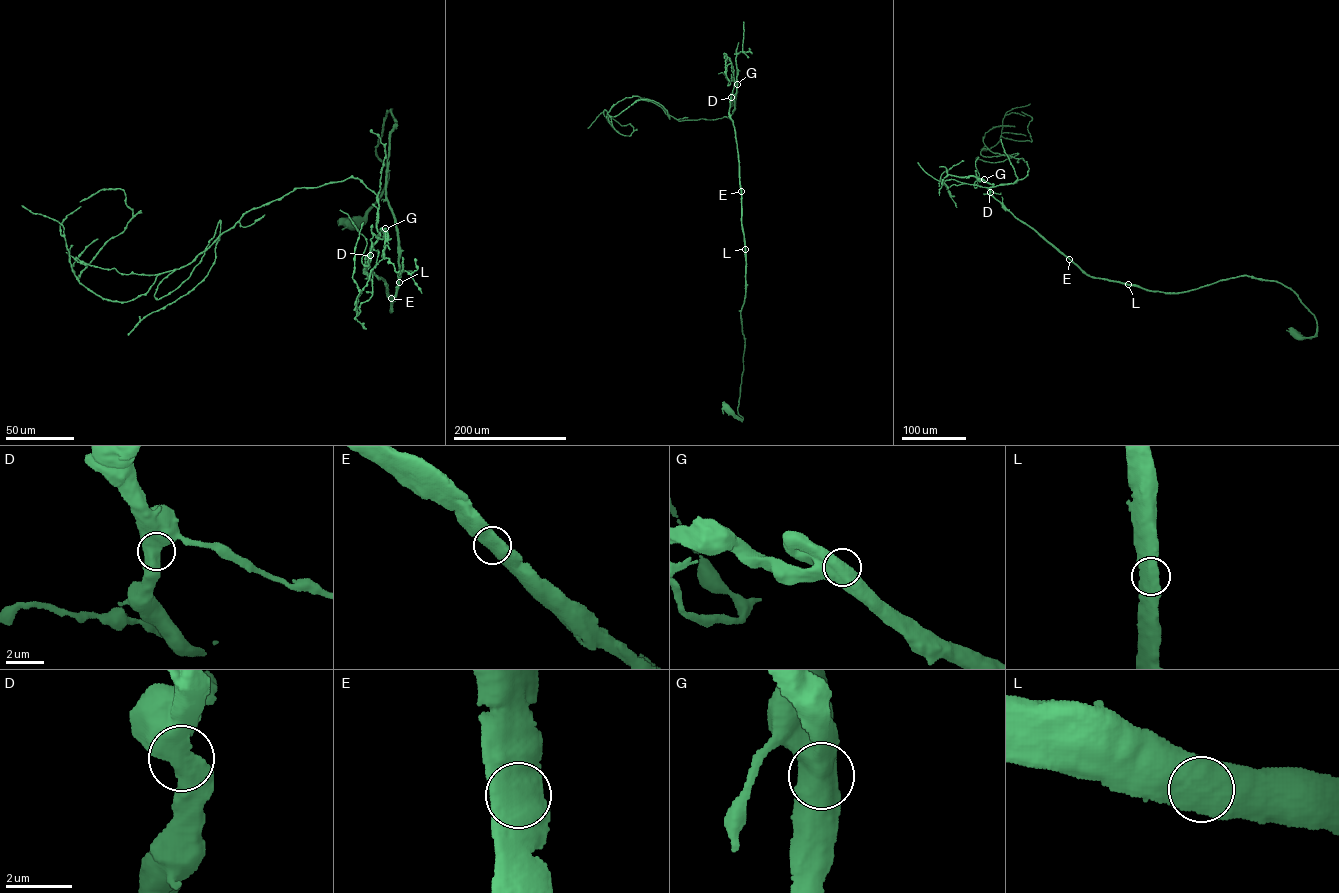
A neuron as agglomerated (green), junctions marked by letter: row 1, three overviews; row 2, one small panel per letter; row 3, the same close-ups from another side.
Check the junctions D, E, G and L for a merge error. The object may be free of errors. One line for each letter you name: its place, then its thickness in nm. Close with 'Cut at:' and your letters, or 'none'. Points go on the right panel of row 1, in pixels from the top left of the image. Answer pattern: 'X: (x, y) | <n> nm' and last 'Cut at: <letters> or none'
Cut at: none

